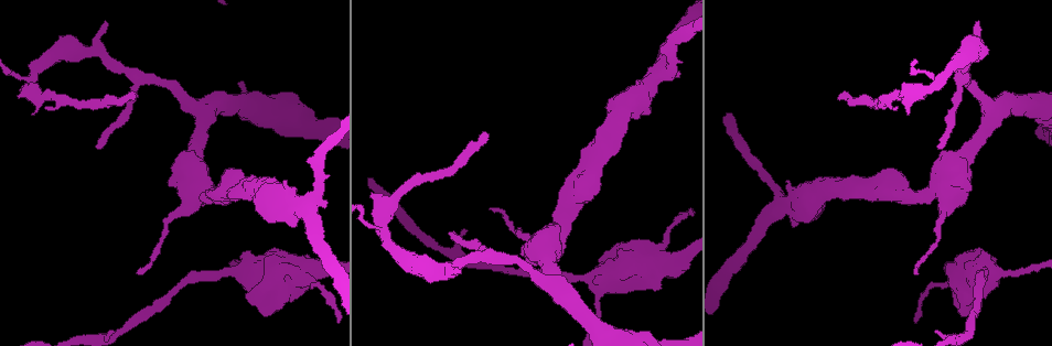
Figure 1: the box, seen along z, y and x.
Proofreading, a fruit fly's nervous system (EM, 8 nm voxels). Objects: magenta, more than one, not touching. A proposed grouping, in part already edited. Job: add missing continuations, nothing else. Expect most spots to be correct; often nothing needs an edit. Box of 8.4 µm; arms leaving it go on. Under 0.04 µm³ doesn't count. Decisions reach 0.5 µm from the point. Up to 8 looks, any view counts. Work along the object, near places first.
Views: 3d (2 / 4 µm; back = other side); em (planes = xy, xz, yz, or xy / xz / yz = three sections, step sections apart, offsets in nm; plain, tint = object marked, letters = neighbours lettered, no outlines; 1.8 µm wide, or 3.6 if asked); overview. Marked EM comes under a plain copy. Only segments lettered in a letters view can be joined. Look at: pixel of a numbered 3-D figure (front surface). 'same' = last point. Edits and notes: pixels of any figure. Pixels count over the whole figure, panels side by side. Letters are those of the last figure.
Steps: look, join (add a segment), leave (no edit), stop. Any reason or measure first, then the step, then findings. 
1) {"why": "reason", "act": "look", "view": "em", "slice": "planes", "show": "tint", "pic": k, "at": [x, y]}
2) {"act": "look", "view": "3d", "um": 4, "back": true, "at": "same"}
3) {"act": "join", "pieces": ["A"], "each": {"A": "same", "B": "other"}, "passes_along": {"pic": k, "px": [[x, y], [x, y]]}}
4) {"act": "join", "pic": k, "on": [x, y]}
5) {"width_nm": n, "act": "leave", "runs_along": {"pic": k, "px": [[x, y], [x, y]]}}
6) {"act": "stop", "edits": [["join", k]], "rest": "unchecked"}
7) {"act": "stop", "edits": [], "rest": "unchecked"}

{"act": "look", "view": "em", "slice": "yz", "step": 4, "show": "letters", "pic": 1, "at": [450, 235]}

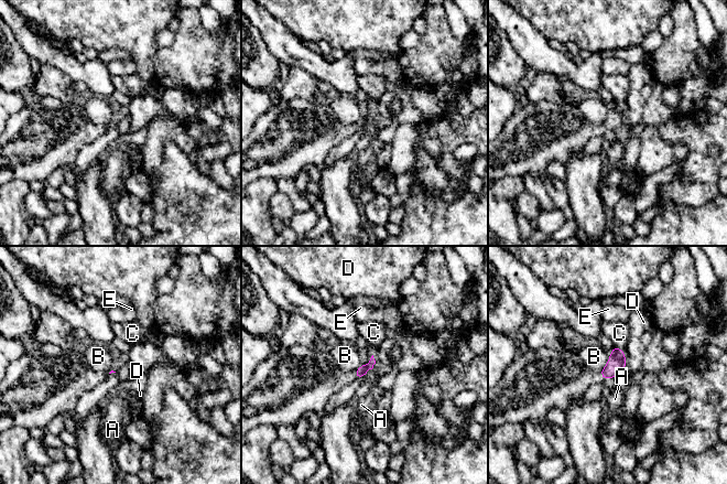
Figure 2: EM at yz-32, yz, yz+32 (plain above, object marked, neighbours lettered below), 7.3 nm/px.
{"act": "leave", "each": {"A": "other", "B": "other", "C": "other", "D": "other", "E": "other"}, "border": {"pic": 2, "px": [[609, 356], [606, 365], [599, 370]]}, "found": "none of them fits"}

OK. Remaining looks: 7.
{"act": "look", "view": "em", "slice": "xy", "step": 16, "show": "tint", "pic": 1, "at": [839, 100]}

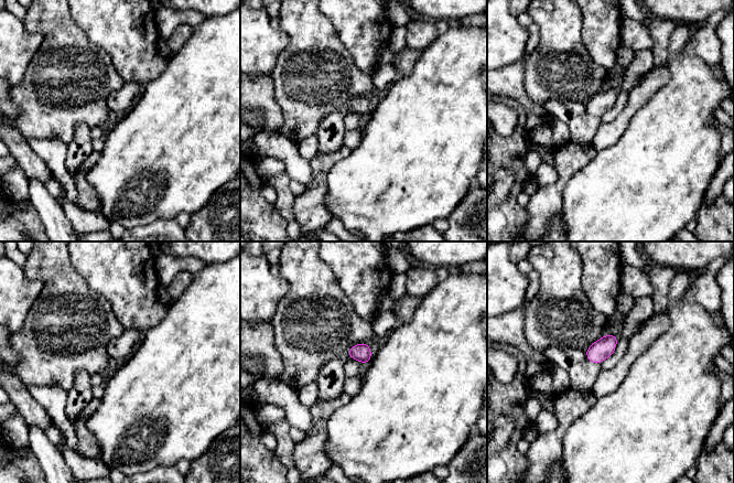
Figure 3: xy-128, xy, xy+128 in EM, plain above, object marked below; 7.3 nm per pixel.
{"act": "look", "view": "em", "slice": "planes", "show": "letters", "at": "same"}

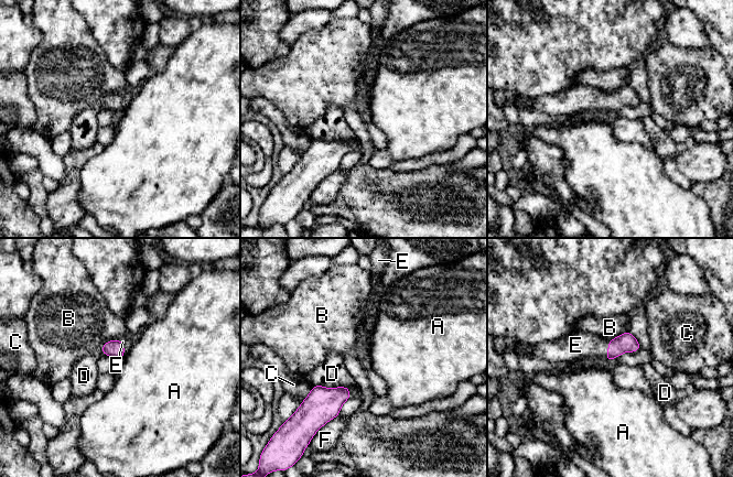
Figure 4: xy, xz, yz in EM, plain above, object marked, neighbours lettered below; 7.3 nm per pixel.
{"width_nm": 130, "act": "join", "pieces": ["E"], "each": {"A": "other", "B": "other", "C": "other", "D": "other", "E": "same", "F": "other"}, "passes_along": {"pic": 4, "px": [[626, 342], [607, 350], [575, 345]]}, "found": "it goes on there"}

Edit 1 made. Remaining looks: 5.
{"act": "look", "view": "overview"}

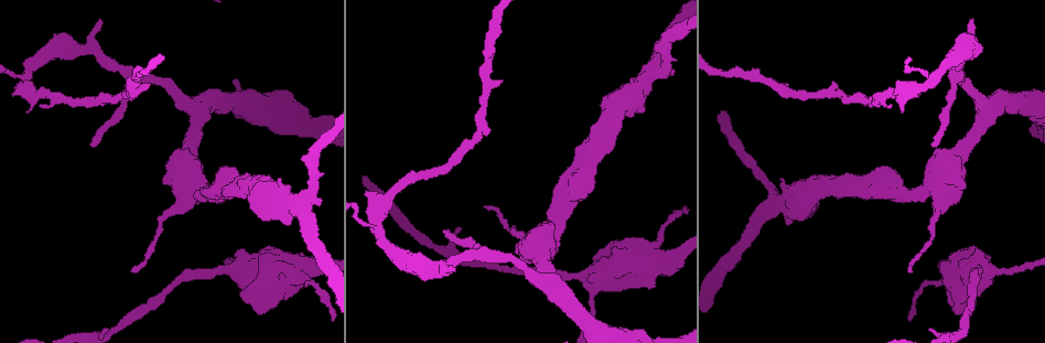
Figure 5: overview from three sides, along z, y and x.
{"why": "an open end", "act": "look", "view": "em", "slice": "planes", "show": "letters", "pic": 5, "at": [931, 328]}

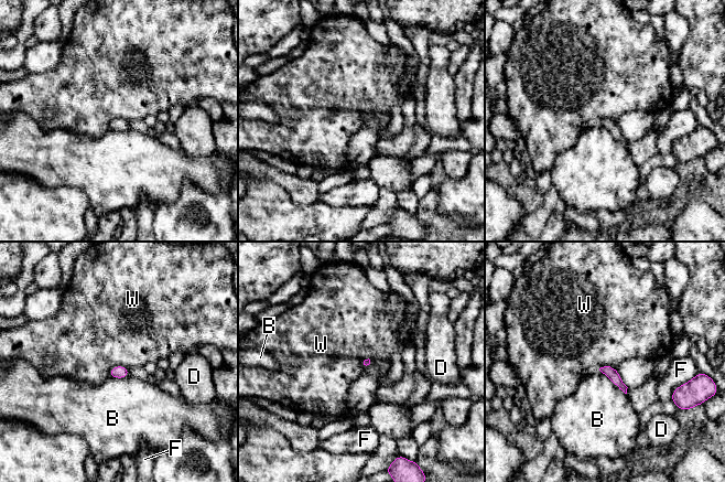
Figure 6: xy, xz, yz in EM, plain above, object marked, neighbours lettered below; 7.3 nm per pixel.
{"act": "leave", "each": {"B": "other", "D": "other", "F": "other", "W": "other"}, "border": {"pic": 6, "px": [[128, 367], [115, 365], [108, 375]]}, "found": "none of them fits"}

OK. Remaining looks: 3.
{"why": "thick turns thin", "act": "look", "view": "em", "um": 3.6, "slice": "yz", "step": 4, "show": "tint", "pic": 5, "at": [292, 275]}

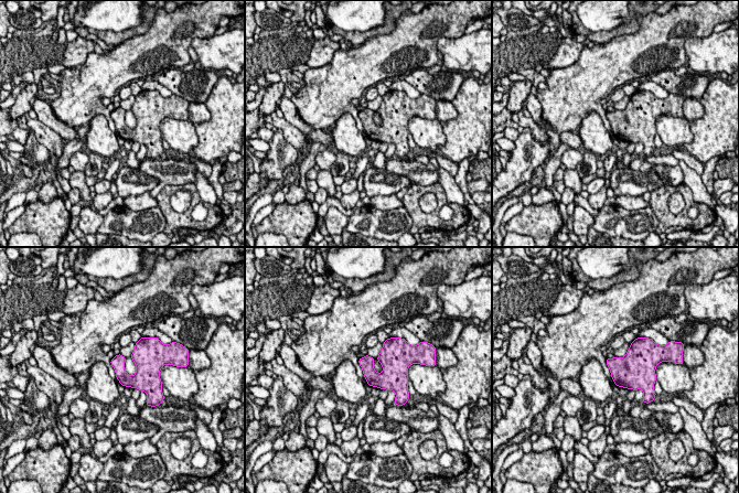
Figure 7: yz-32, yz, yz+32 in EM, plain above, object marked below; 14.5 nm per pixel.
{"why": "cut it another way", "act": "look", "view": "em", "um": 3.6, "slice": "planes", "show": "letters", "at": "same"}

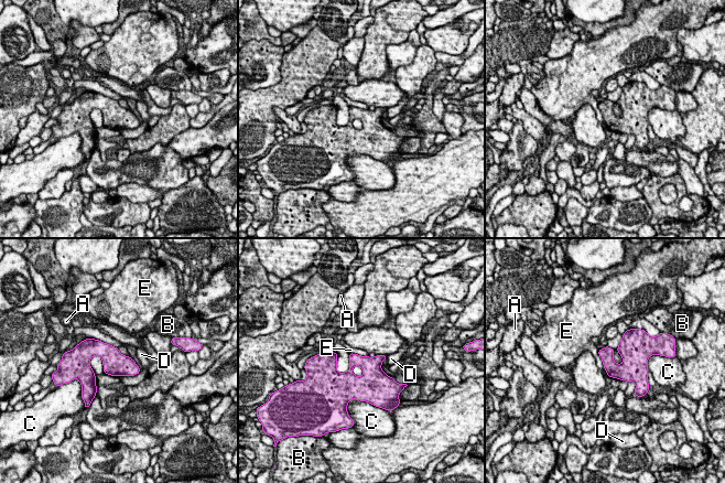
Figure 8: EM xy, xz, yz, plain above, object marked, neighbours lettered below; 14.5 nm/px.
{"act": "leave", "each": {"A": "other", "B": "other", "C": "other", "D": "other", "E": "other"}, "found": "none of them fits"}

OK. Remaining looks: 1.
{"act": "stop", "edits": [["join", 4]], "rest": "unchecked"}

